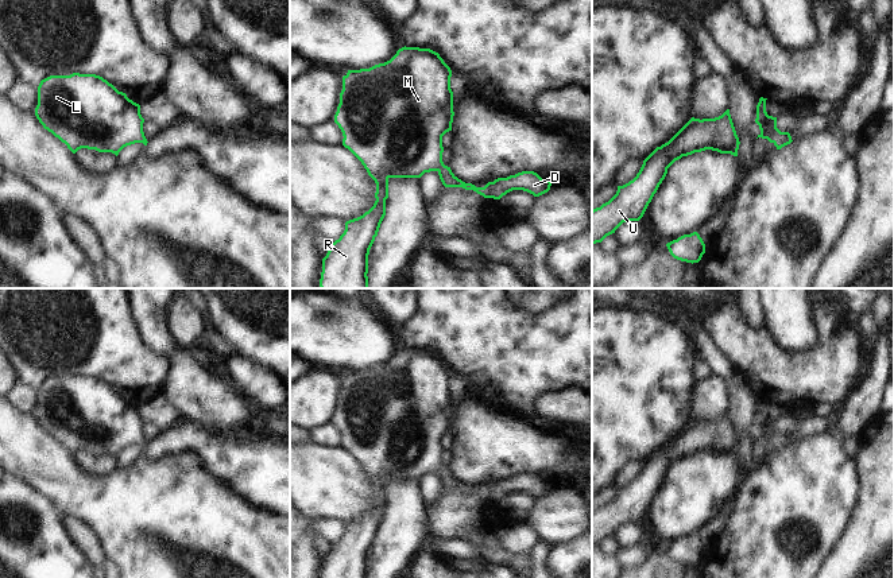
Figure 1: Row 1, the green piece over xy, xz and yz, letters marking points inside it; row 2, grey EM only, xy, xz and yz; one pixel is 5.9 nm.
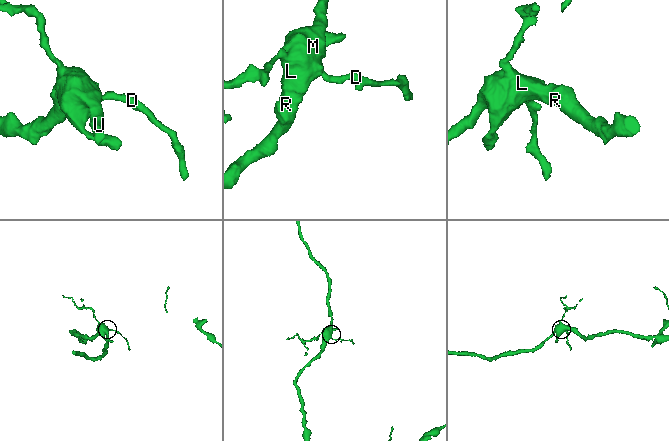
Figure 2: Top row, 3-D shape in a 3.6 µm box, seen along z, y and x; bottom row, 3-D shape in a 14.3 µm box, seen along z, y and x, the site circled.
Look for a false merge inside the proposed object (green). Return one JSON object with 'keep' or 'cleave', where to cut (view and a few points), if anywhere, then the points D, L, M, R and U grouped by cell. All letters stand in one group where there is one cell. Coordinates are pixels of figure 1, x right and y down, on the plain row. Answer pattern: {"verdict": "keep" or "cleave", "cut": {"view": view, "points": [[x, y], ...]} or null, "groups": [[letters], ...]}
{"verdict": "keep", "cut": null, "groups": [["D", "L", "M", "R", "U"]]}

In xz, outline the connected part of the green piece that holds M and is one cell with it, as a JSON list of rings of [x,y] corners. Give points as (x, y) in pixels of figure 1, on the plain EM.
[[[402,349],[387,364],[369,371],[348,372],[342,379],[342,392],[340,406],[334,416],[334,424],[342,434],[342,447],[348,450],[364,468],[368,477],[376,485],[375,505],[363,517],[345,524],[345,532],[332,546],[322,560],[321,578],[367,578],[369,551],[378,538],[380,525],[386,517],[386,501],[388,500],[390,480],[421,480],[425,474],[437,473],[445,489],[463,489],[473,492],[484,500],[500,501],[512,492],[523,492],[534,499],[539,499],[550,492],[552,484],[542,481],[534,473],[522,473],[507,480],[498,480],[484,489],[476,489],[458,481],[442,463],[442,438],[452,432],[453,424],[453,393],[450,391],[452,372],[438,354],[430,350]]]

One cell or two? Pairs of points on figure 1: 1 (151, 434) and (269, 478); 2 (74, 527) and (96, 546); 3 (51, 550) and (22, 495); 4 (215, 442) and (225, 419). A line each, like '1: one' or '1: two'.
1: two
2: one
3: one
4: two

